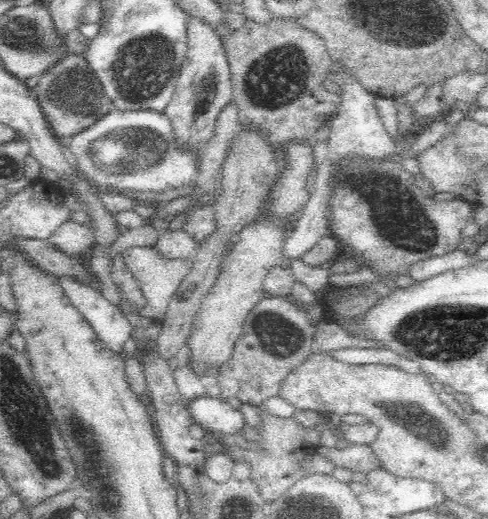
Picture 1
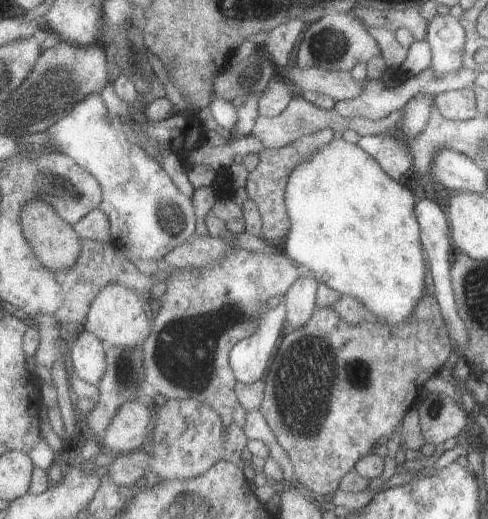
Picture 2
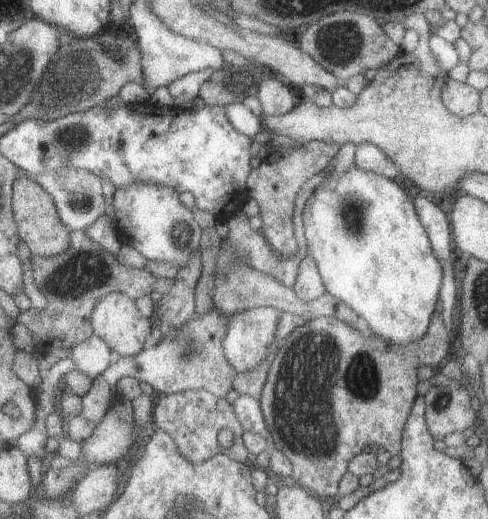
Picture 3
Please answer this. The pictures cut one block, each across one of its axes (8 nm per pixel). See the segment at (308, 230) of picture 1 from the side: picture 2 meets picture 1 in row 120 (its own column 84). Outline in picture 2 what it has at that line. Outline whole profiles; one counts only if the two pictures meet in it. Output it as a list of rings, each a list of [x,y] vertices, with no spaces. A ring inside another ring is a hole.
[[[83,332],[75,346],[69,346],[73,368],[77,376],[87,384],[101,384],[109,362],[107,362],[107,344],[93,332]]]

